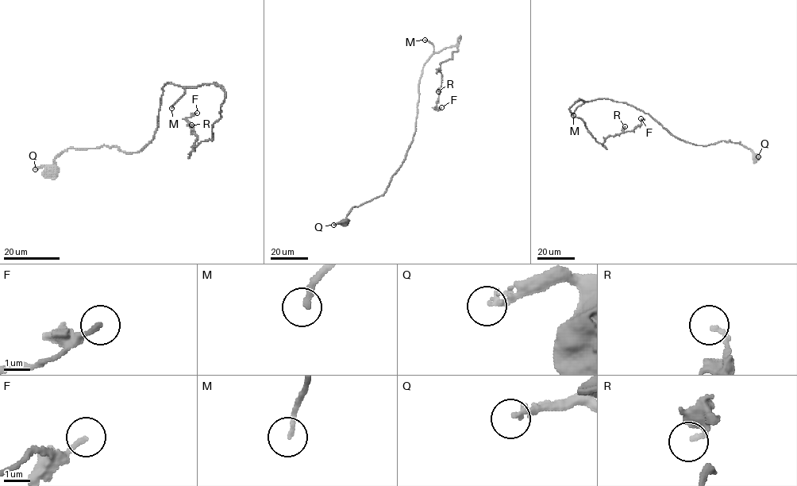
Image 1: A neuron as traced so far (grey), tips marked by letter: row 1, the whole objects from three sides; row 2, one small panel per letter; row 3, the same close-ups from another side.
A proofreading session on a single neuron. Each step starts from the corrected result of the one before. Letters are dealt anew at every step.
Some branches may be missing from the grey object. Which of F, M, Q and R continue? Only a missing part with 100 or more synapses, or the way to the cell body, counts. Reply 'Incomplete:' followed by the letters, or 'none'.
Incomplete: M

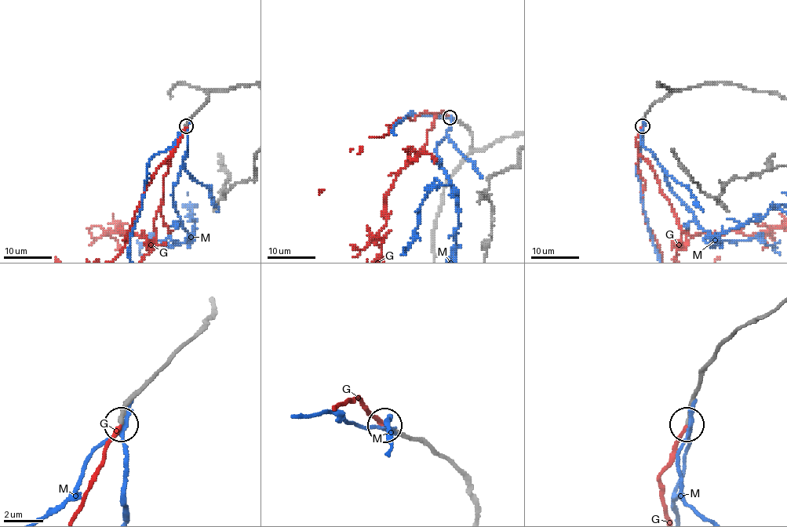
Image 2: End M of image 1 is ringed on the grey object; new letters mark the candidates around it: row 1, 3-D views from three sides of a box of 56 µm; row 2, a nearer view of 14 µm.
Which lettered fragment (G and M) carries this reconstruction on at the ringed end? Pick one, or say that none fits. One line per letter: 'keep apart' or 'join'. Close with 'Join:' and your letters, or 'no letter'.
G: join
M: keep apart
Join: G

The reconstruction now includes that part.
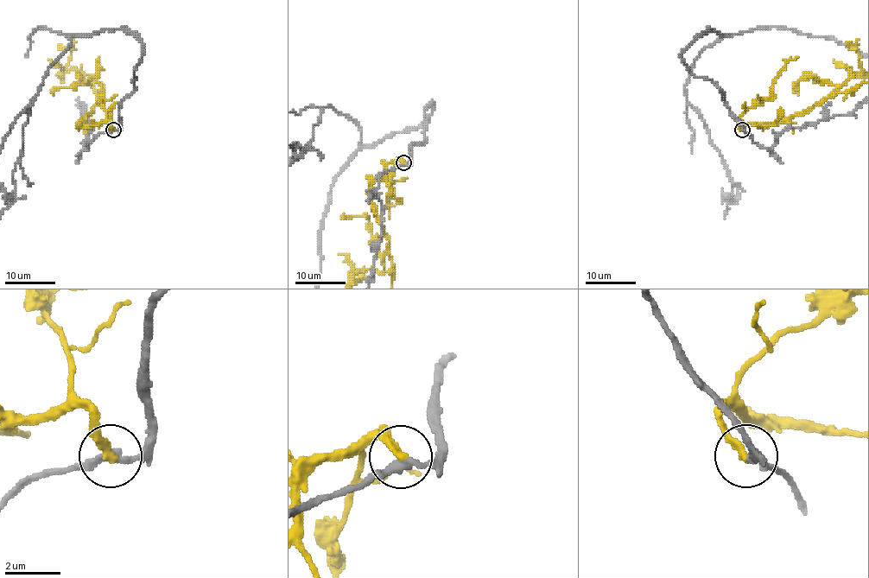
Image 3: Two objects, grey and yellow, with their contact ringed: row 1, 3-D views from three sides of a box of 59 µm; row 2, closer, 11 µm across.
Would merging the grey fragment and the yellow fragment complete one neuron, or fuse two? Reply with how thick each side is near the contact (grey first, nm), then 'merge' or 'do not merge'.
260 nm thick on the grey side, 300 nm on the other; do not merge

